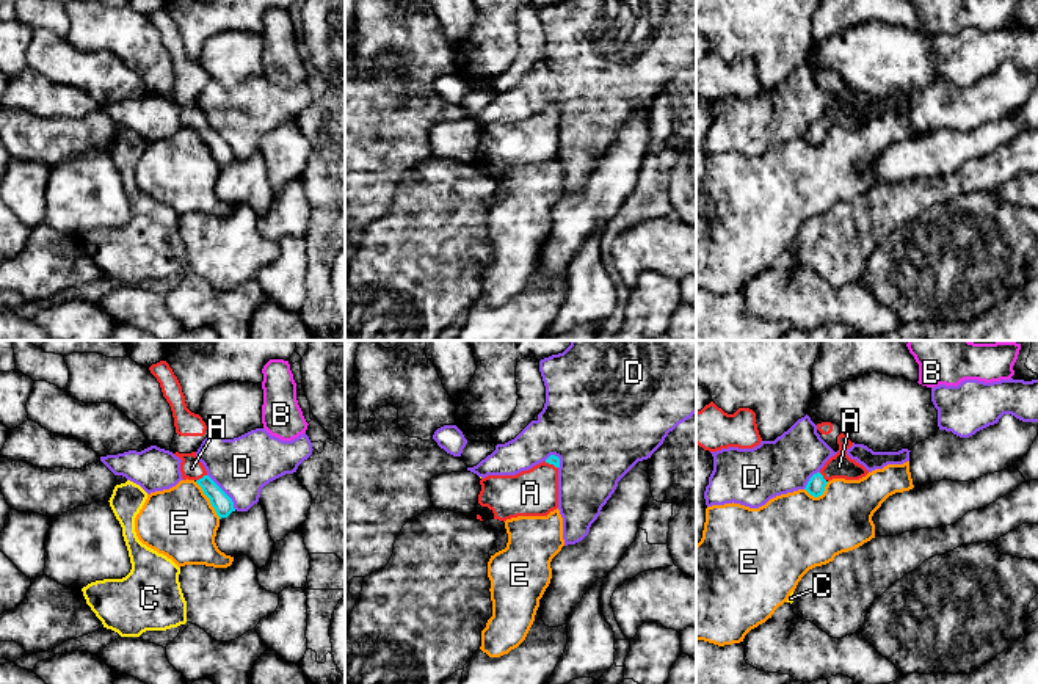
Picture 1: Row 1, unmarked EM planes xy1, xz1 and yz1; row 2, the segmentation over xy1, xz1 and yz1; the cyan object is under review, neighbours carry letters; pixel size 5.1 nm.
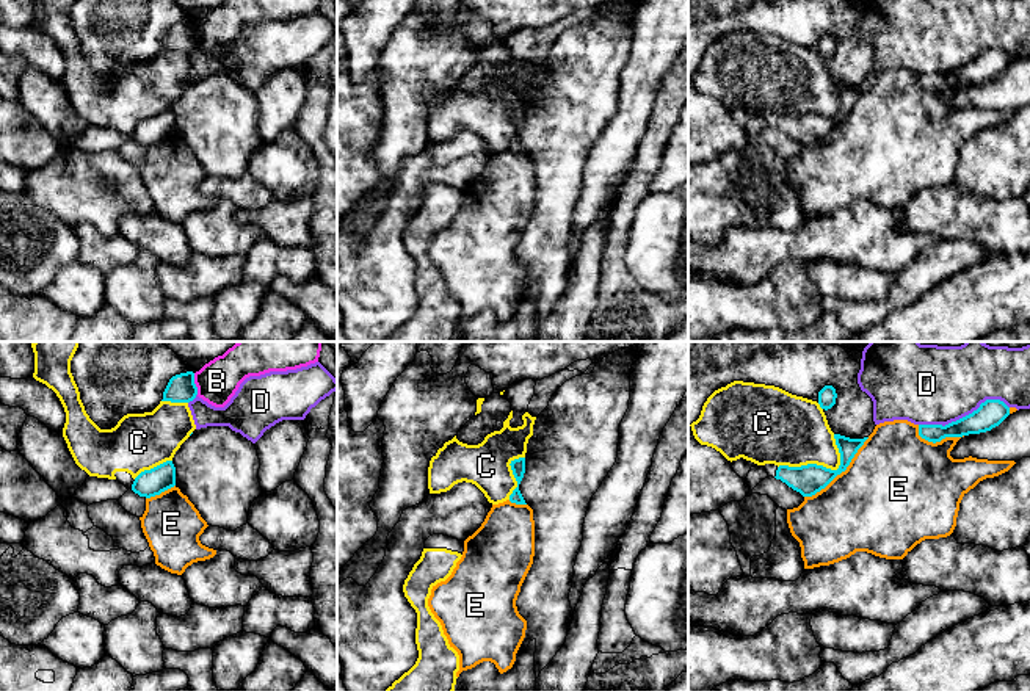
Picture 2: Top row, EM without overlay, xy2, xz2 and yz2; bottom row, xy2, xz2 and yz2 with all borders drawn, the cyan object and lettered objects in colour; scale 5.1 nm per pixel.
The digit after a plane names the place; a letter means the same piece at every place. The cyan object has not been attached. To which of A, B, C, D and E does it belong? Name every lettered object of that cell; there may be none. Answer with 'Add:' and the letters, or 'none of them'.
Add: A

